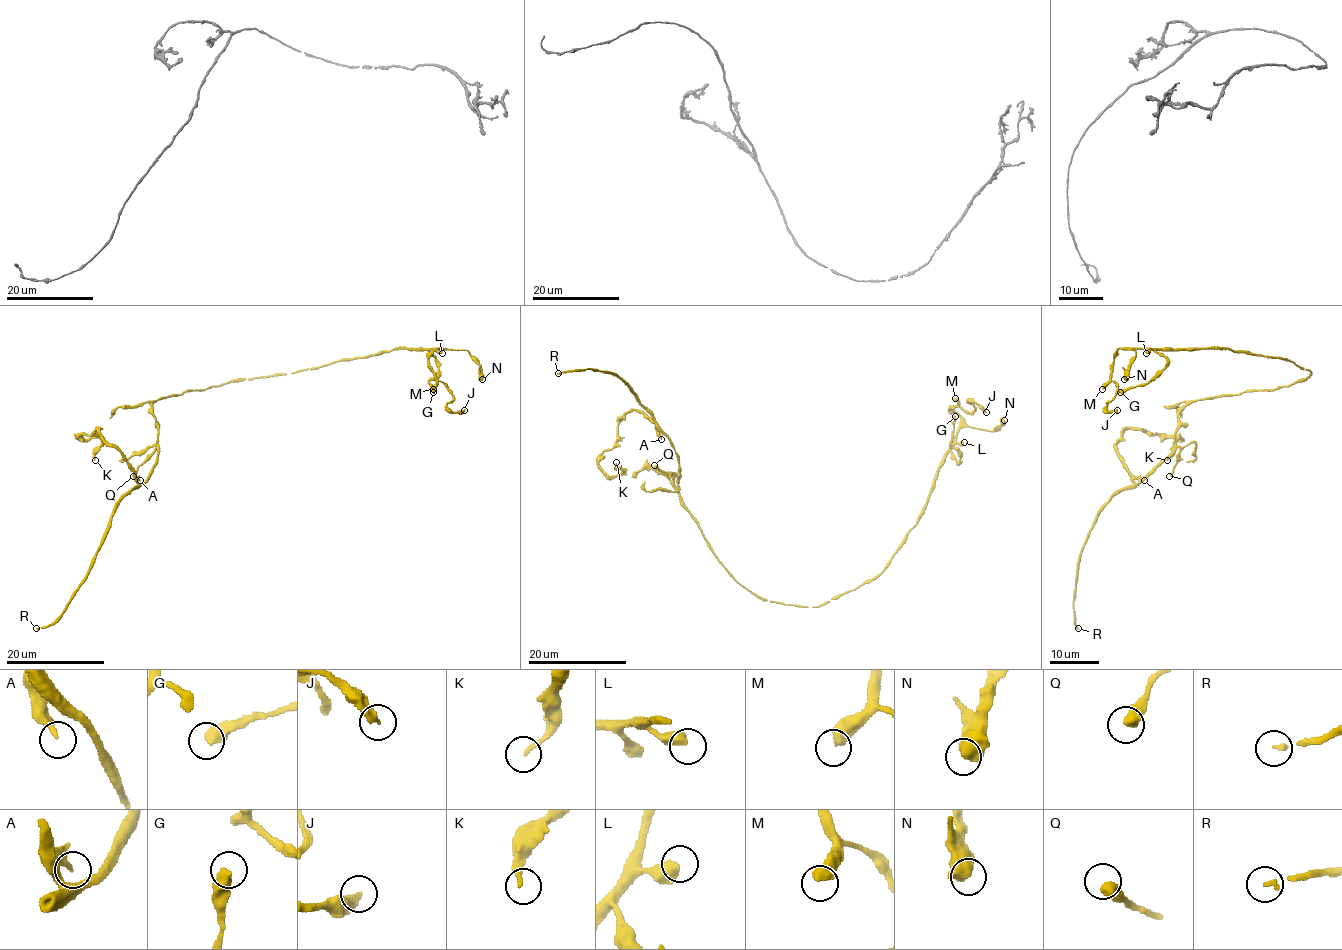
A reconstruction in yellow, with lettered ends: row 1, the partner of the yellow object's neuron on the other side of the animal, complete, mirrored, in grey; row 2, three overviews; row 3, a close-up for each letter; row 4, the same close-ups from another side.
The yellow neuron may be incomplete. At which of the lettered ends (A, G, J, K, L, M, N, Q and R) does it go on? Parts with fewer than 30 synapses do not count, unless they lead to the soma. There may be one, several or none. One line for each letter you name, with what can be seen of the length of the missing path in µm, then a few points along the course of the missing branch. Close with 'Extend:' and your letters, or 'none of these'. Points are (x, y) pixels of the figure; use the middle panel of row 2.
Extend: none of these

